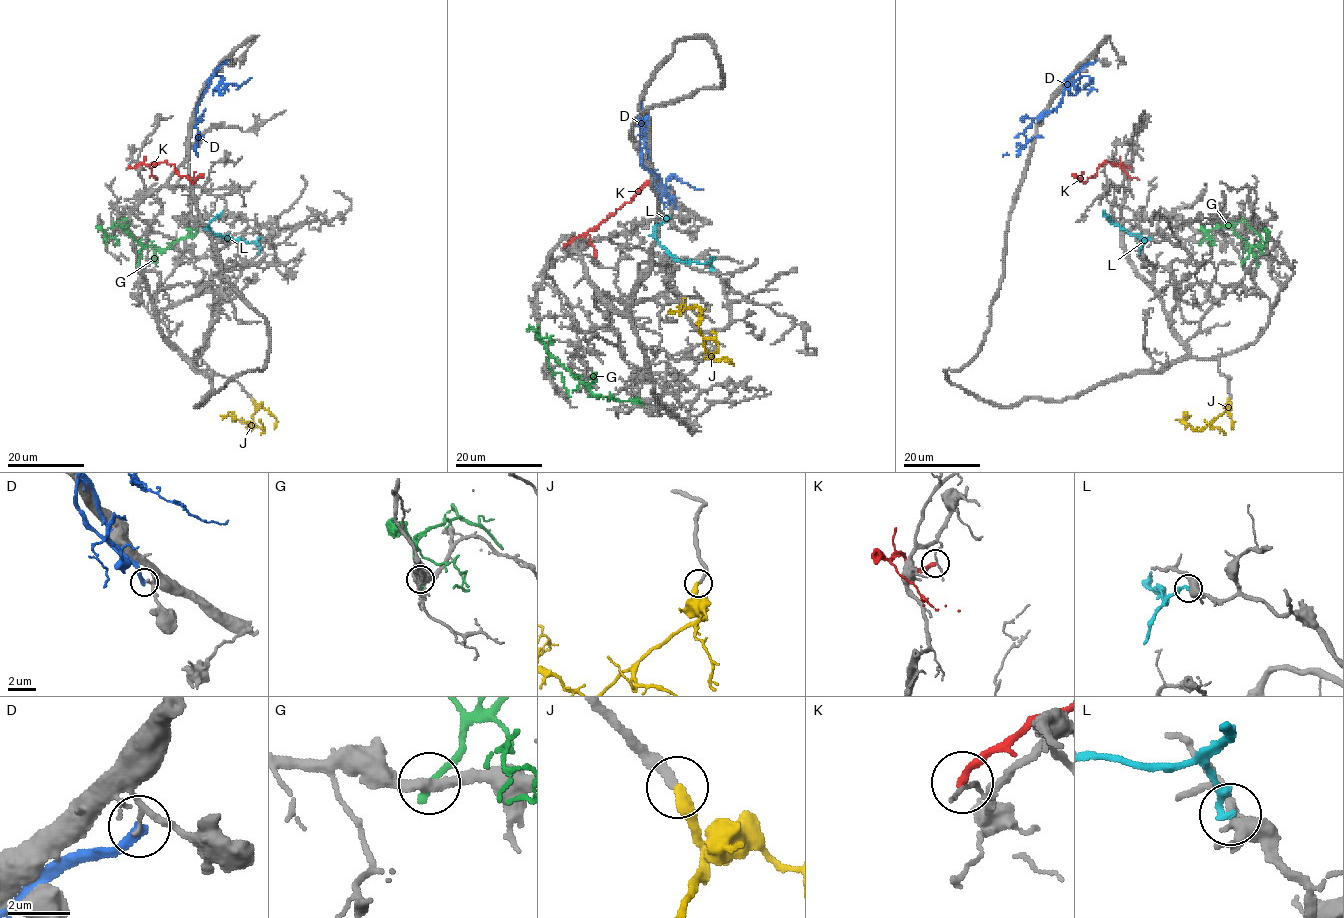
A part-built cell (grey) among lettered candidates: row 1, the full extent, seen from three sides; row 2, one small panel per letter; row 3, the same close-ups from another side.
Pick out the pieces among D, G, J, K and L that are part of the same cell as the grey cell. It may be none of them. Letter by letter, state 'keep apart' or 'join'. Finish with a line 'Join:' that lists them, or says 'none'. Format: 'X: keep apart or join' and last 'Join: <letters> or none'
D: keep apart
G: keep apart
J: join
K: keep apart
L: keep apart
Join: J

